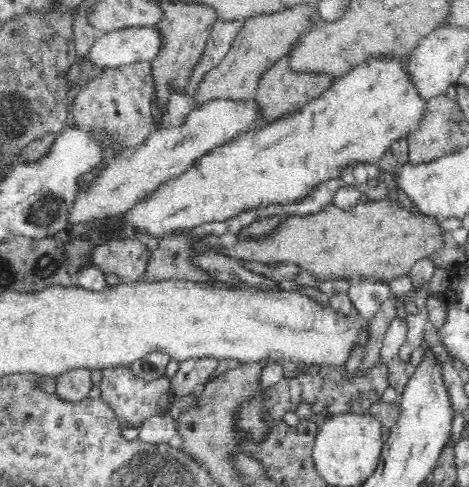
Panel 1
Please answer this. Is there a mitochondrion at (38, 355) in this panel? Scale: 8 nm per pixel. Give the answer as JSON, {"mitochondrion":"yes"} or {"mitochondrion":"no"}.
{"mitochondrion":"no"}

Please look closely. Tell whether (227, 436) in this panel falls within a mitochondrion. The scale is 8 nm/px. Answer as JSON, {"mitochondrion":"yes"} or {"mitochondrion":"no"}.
{"mitochondrion":"yes"}

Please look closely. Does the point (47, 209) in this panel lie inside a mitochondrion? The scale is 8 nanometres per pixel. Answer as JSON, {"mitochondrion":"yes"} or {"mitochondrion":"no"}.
{"mitochondrion":"yes"}

